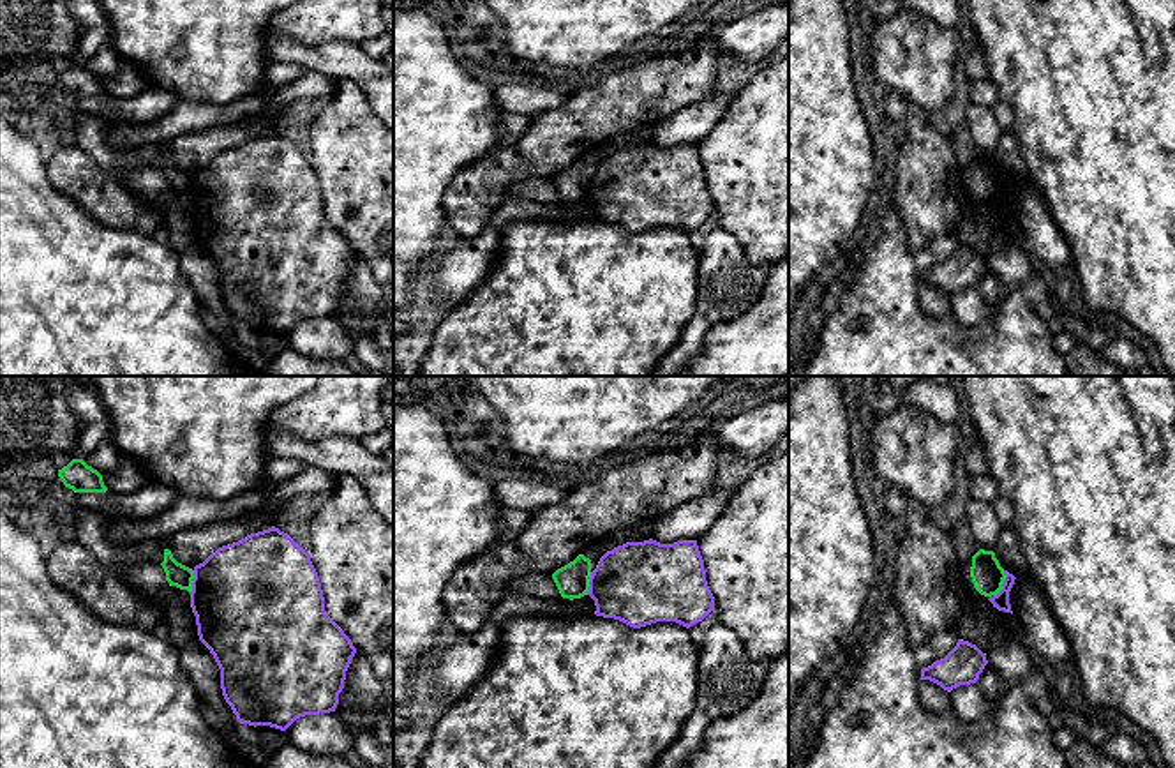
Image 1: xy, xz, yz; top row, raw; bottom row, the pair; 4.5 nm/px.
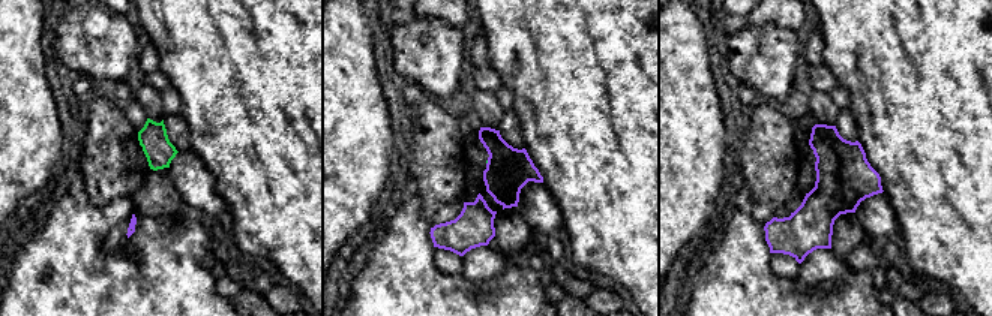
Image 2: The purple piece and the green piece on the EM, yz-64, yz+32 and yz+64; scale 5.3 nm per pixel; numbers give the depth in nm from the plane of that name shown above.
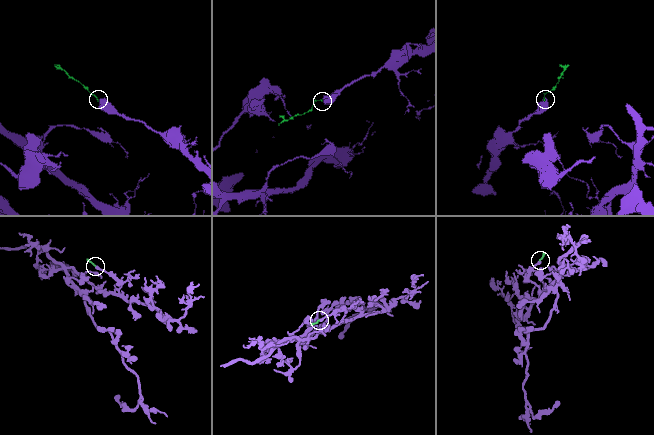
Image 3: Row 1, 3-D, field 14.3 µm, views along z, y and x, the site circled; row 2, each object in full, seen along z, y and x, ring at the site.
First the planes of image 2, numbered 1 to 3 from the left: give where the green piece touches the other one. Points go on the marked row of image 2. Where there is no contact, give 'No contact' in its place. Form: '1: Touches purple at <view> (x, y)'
1: No contact
2: Touches purple at yz+32 (488, 162)
3: No contact

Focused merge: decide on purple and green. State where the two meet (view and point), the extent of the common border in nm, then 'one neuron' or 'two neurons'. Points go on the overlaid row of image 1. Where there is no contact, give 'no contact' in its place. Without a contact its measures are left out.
meets purple in yz at (1004, 583); contact 130 nm long; two neurons

